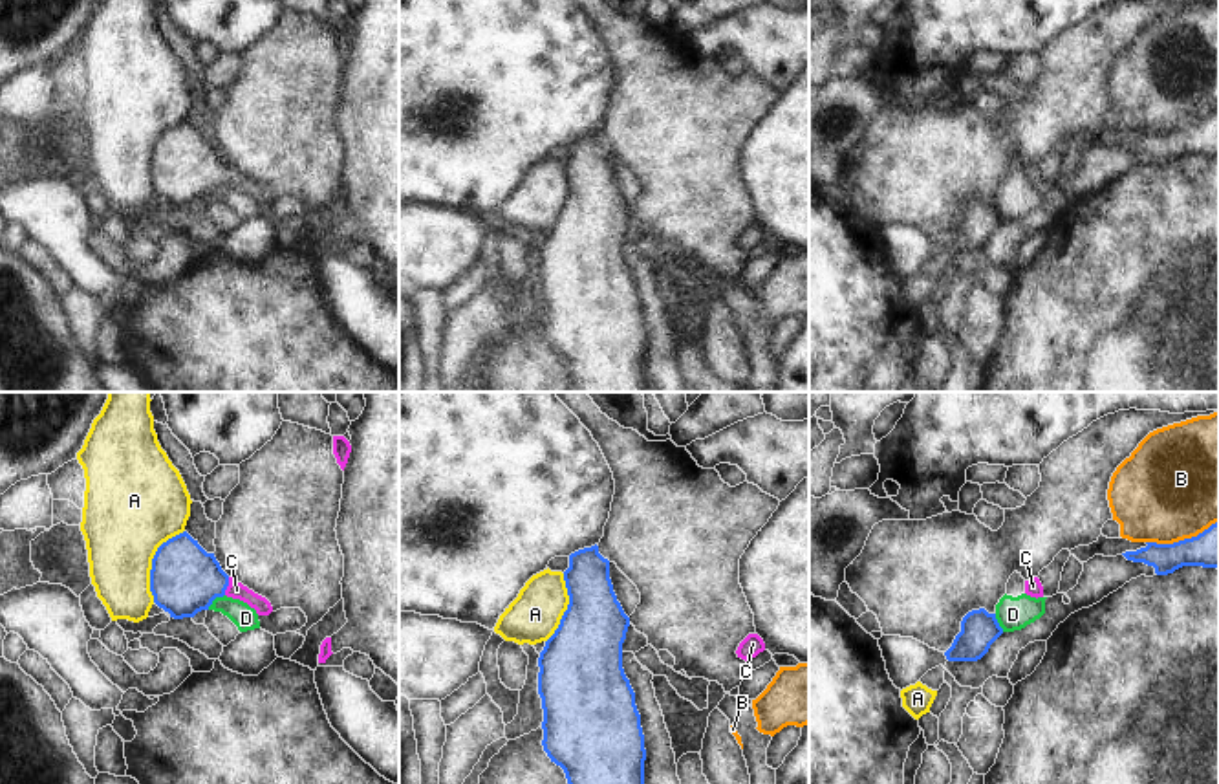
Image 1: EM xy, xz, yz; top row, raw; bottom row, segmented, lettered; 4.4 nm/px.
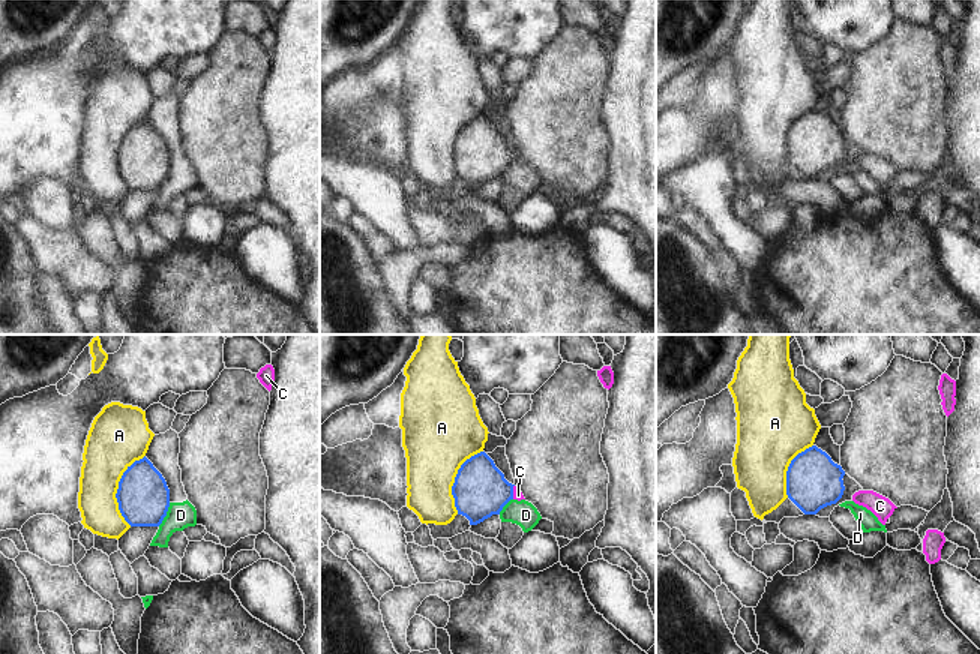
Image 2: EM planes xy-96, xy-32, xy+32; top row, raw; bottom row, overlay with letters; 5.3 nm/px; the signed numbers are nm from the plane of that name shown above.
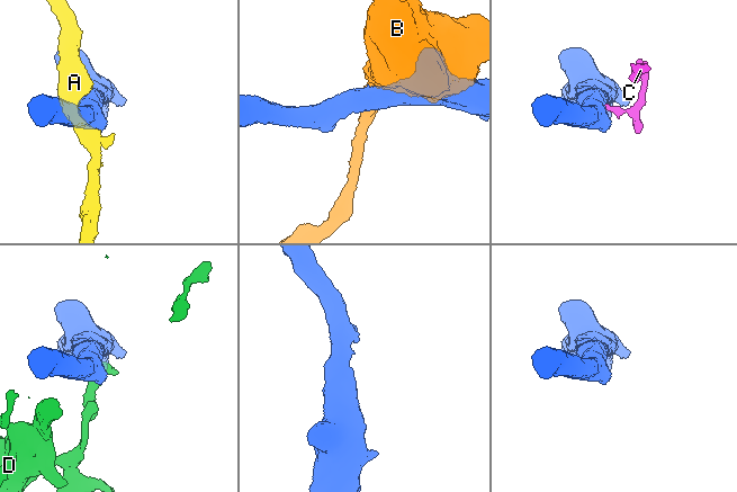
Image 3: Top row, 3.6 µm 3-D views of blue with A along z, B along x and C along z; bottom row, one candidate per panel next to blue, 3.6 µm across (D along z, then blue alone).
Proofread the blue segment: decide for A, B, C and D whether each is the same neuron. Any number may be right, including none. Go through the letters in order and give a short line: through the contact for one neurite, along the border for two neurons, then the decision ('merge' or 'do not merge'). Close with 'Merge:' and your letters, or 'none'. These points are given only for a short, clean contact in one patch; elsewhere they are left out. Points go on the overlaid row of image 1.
A: do not merge
B: do not merge
C: line xy (185, 579), (227, 585), (237, 590); merge
D: do not merge
Merge: C

